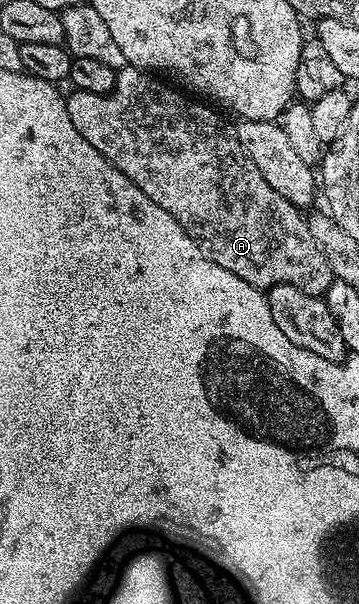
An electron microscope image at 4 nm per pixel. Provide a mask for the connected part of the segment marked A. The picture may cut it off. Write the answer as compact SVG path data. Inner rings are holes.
M134 67L116 72L111 93L93 95L75 89L66 94L65 100L69 119L73 119L73 127L77 127L87 144L93 146L103 160L117 167L118 173L130 184L141 187L143 194L149 195L159 209L165 210L167 216L199 244L210 264L233 271L254 289L266 291L275 285L292 285L314 297L326 294L333 274L325 255L311 241L307 217L265 183L253 159L245 155L232 126L227 126L210 104L192 99L154 72Z

